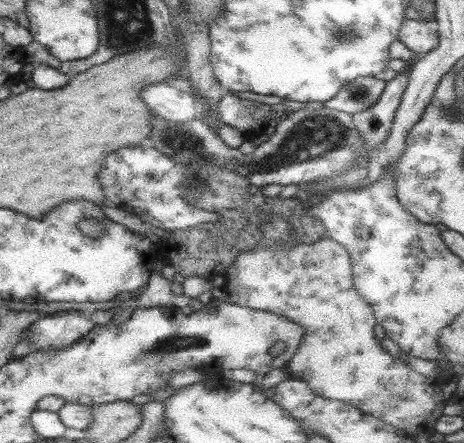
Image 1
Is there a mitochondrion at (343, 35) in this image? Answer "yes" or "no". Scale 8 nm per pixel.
yes

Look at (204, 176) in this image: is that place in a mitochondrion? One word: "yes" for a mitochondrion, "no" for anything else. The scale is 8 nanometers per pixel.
yes

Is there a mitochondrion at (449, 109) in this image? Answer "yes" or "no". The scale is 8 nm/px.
yes

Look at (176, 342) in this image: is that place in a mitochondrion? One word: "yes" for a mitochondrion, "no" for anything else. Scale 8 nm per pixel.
yes

